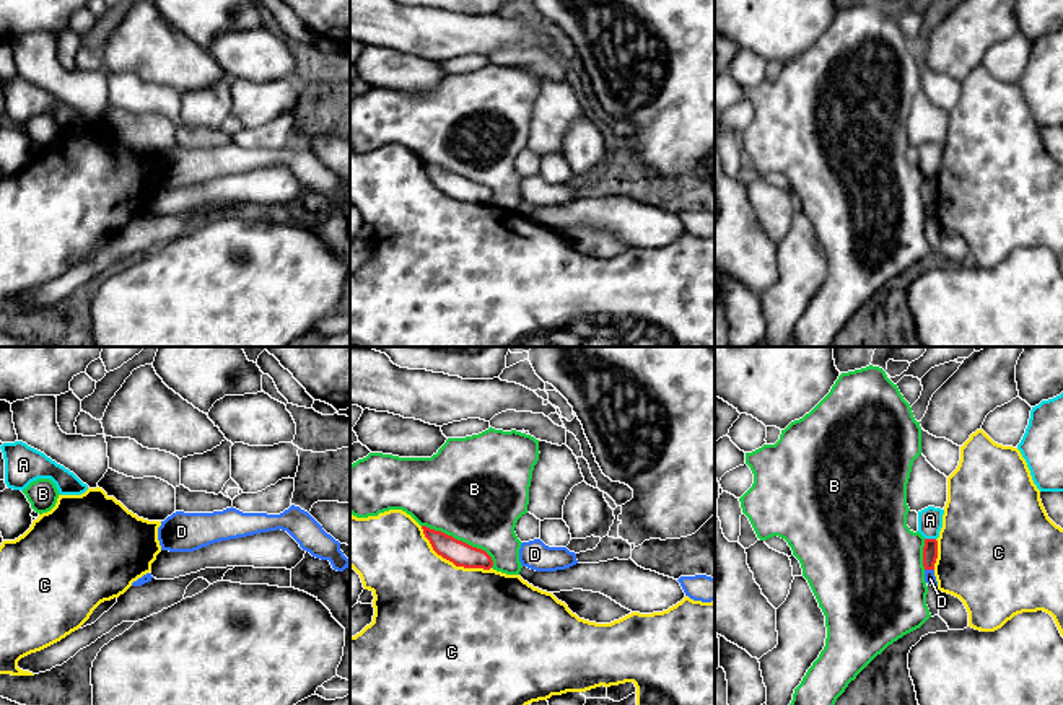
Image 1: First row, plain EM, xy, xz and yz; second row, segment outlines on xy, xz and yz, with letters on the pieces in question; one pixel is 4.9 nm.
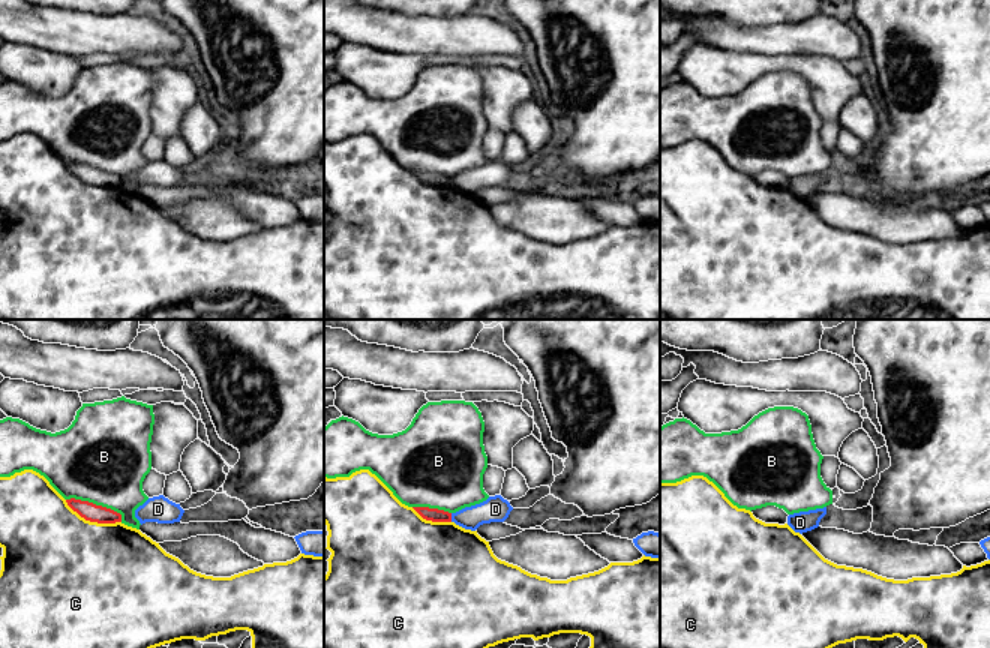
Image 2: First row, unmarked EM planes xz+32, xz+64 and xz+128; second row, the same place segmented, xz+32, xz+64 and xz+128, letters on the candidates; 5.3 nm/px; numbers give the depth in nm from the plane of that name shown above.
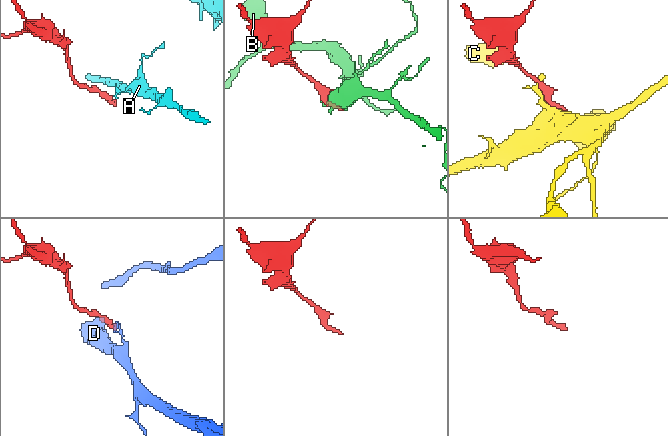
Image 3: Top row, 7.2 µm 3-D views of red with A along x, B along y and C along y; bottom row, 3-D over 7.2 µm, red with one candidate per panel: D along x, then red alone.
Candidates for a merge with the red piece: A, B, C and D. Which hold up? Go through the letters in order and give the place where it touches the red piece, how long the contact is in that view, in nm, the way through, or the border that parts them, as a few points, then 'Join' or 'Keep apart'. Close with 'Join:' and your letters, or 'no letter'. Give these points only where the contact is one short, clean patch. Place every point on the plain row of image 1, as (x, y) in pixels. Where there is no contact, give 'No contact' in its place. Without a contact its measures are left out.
A: Touches red at yz (930, 175). Shared border 60 nm. Boundary: yz (925, 173), (935, 175). Keep apart
B: Touches red at xz (461, 176). Shared border 420 nm. Keep apart
C: Touches red at xz (451, 196). Shared border 400 nm. Keep apart
D: Touches red at yz (930, 204). Shared border 50 nm. Boundary: yz (925, 204), (933, 205). Keep apart
Join: no letter

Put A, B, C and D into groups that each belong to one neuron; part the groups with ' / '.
A / B / C / D

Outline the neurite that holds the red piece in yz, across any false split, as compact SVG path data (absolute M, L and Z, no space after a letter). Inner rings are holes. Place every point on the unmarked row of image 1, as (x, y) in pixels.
M925 174L925 182L923 182L925 205L934 205L936 194L938 194L938 176L936 174Z

